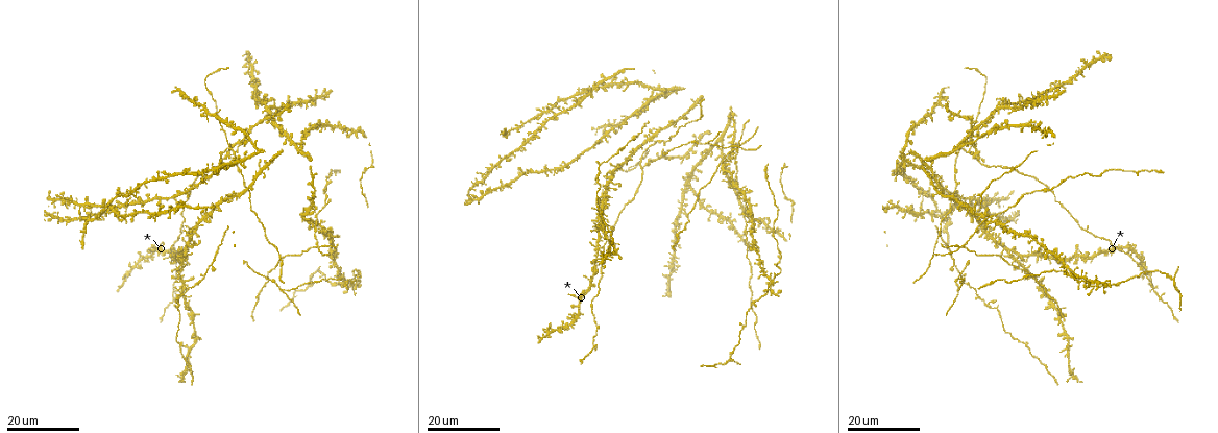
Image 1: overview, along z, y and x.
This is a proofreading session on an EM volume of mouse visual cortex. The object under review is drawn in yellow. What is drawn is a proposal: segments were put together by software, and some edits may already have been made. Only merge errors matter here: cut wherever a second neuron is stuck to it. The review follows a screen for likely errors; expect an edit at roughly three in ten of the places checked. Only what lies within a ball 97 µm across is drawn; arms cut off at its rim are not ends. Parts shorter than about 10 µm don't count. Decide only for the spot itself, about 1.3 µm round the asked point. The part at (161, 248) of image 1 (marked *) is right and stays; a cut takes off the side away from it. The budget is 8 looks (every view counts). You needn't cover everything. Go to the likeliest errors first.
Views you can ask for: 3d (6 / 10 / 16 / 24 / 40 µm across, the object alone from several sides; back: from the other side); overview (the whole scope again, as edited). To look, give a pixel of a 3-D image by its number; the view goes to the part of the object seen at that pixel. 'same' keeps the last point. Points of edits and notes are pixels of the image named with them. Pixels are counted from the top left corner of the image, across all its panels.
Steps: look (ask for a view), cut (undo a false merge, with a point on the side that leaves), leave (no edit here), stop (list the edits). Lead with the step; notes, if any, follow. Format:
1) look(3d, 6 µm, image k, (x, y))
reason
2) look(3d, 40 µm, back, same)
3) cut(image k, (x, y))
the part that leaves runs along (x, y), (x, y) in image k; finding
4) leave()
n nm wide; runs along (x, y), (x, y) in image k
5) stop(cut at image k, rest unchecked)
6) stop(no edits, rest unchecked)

look(3d, 16 µm, image 1, (228, 146))

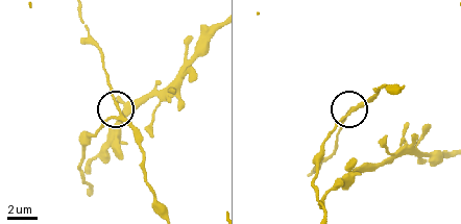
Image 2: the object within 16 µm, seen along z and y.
look(3d, 10 µm, image 2, (355, 108))
closer look

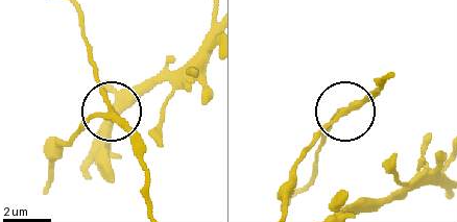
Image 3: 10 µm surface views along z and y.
leave()
side arm 36 µm; runs along (282, 208), (295, 162), (345, 114), (323, 138) in image 3; continuous, no second neuron

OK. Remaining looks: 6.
look(3d, 24 µm, image 1, (735, 178))
side arm on a straight run

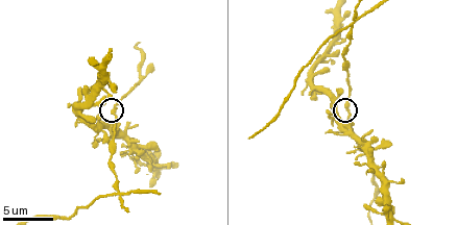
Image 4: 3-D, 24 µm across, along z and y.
look(3d, 6 µm, image 4, (345, 101))

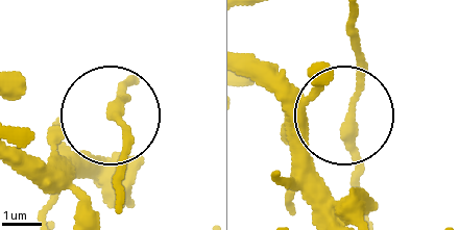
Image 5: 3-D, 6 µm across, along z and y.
leave()
3 arms; all the same neuron

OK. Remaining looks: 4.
look(3d, 24 µm, image 1, (984, 163))
three-way junction

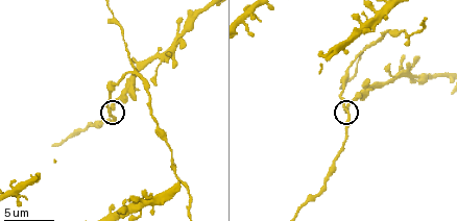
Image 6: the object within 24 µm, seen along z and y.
look(3d, 10 µm, image 6, (113, 114))

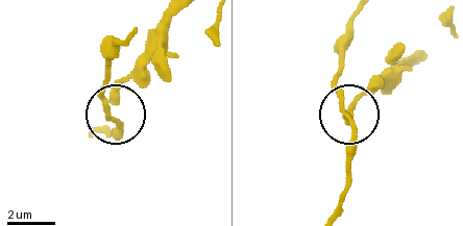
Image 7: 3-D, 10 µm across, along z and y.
leave()
side arm 59 µm; runs along (333, 211), (344, 181), (350, 133), (339, 58) in image 7; continuous, no second neuron

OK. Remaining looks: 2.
look(3d, 16 µm, image 1, (285, 290))
thin neck

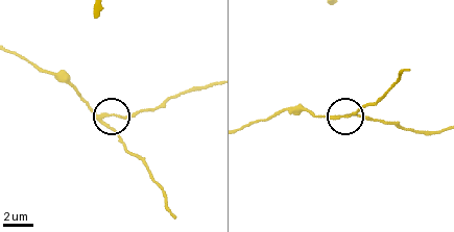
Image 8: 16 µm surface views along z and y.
look(3d, 10 µm, image 8, (115, 117))

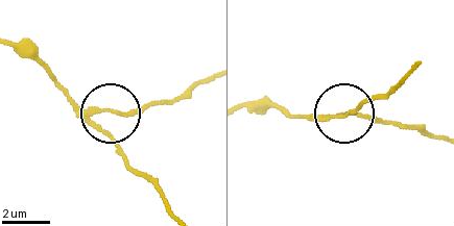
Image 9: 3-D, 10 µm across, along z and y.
cut(image 9, (127, 116))
130 nm wide; the part that leaves runs along (95, 111), (165, 105), (207, 81) in image 9; two neurons meet here

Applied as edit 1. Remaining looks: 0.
stop(cut at image 9, rest unchecked)

